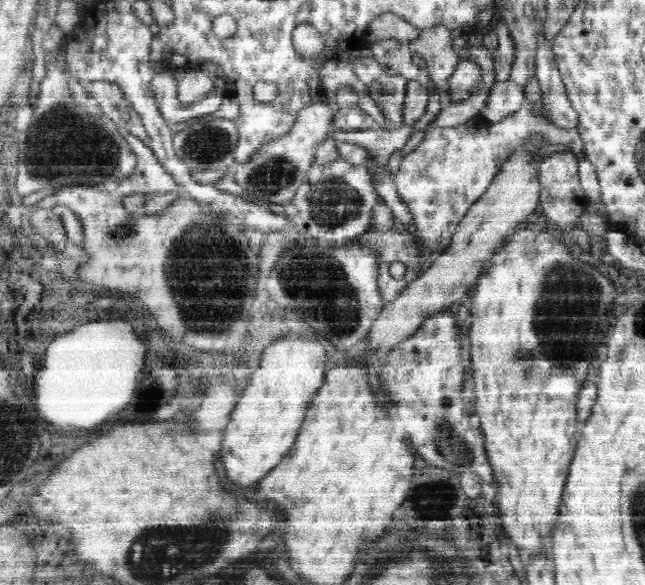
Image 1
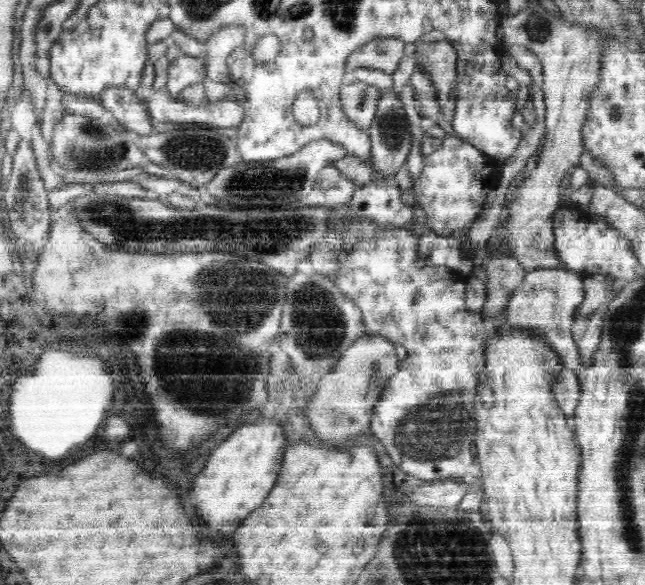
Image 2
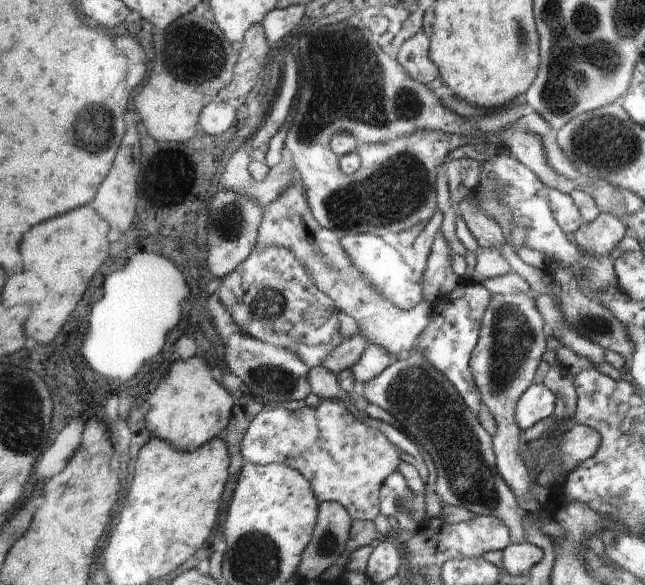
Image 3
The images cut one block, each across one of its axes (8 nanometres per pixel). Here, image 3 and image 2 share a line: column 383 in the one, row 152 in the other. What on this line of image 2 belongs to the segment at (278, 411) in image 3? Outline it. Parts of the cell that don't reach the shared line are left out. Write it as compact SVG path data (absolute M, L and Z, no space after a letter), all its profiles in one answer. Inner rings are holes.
M446 134L441 147L425 157L420 176L413 180L412 189L418 207L426 214L428 231L444 237L464 233L479 219L487 195L498 186L506 159L490 156L457 135Z

